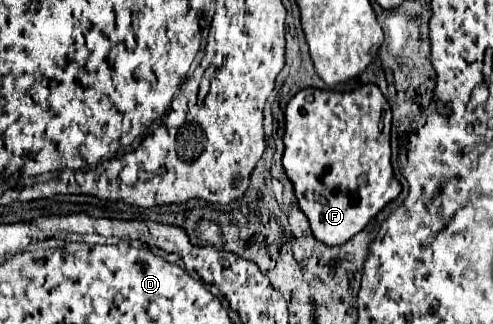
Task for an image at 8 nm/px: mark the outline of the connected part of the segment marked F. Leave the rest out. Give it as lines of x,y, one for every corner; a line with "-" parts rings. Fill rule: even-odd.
365,84
351,94
305,88
285,108
283,166
295,186
299,208
309,218
313,236
325,246
343,246
359,234
369,220
401,194
401,184
391,166
391,108
375,84

